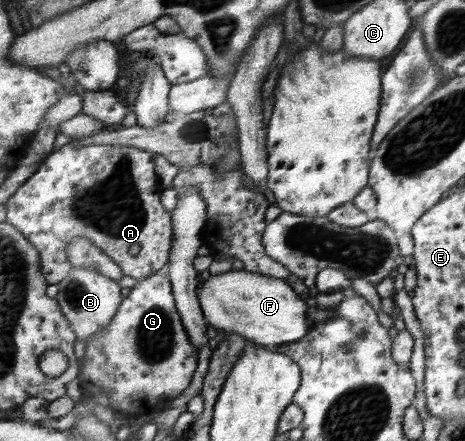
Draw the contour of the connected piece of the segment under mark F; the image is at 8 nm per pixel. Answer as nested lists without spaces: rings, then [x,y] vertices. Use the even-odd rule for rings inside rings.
[[[237,266],[221,275],[210,275],[207,280],[200,282],[196,292],[202,314],[209,326],[241,335],[253,344],[274,348],[278,344],[287,344],[301,340],[309,333],[309,325],[307,325],[307,317],[305,317],[307,305],[299,299],[299,295],[285,283],[285,280],[260,273],[248,272]]]

